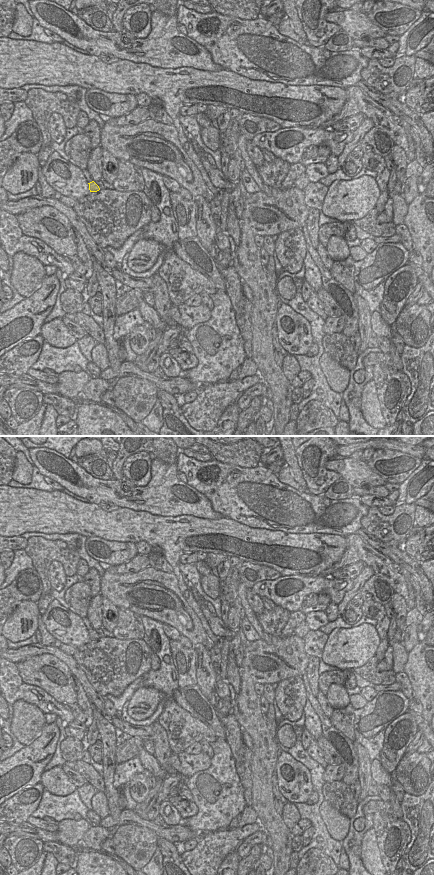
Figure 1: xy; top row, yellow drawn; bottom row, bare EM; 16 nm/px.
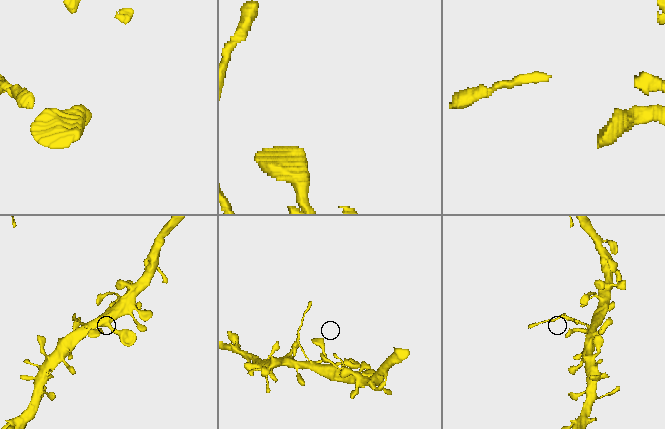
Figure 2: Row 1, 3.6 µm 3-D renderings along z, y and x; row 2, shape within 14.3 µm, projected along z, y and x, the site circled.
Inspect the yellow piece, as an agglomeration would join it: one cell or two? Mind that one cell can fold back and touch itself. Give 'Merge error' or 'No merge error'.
Merge error.

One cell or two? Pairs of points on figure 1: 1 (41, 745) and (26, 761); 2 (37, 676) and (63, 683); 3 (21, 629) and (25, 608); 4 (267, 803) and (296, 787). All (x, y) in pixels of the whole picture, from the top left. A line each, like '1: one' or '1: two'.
1: one
2: one
3: one
4: two

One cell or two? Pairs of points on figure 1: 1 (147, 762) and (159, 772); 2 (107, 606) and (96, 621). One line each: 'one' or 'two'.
1: one
2: two

